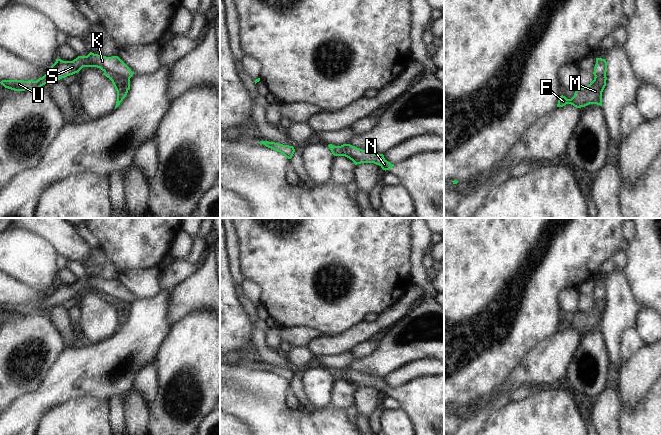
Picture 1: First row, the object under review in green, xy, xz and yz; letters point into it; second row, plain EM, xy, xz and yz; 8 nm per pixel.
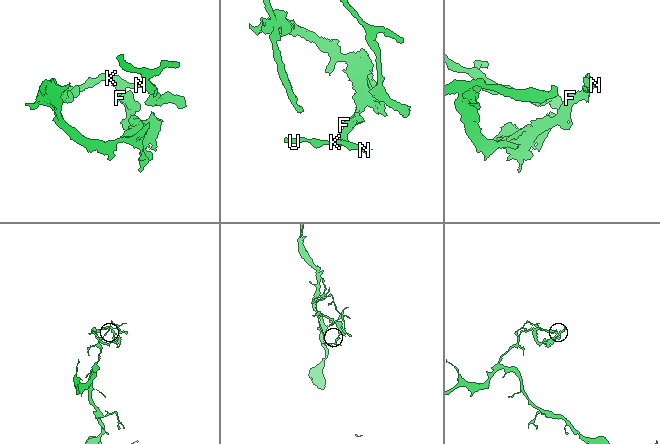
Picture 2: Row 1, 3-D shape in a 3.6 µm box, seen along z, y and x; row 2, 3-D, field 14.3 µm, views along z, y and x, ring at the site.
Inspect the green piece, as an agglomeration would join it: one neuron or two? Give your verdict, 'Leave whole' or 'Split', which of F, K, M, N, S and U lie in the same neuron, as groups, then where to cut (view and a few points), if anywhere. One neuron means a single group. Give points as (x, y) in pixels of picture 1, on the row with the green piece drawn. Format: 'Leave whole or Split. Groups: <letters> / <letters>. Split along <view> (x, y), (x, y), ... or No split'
Split. Groups: F M / K N S U. Split along xy (104, 70), (129, 79).

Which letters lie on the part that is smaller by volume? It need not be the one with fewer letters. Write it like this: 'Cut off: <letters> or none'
Cut off: K, N, S, U.

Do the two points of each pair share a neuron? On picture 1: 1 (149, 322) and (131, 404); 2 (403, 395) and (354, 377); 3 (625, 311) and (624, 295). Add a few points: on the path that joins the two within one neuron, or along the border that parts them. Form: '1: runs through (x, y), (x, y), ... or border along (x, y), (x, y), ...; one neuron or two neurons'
1: border along (130, 390), (127, 393); two neurons
2: runs through (391, 392), (379, 383), (366, 380); one neuron
3: runs through (624, 307), (624, 299); one neuron

